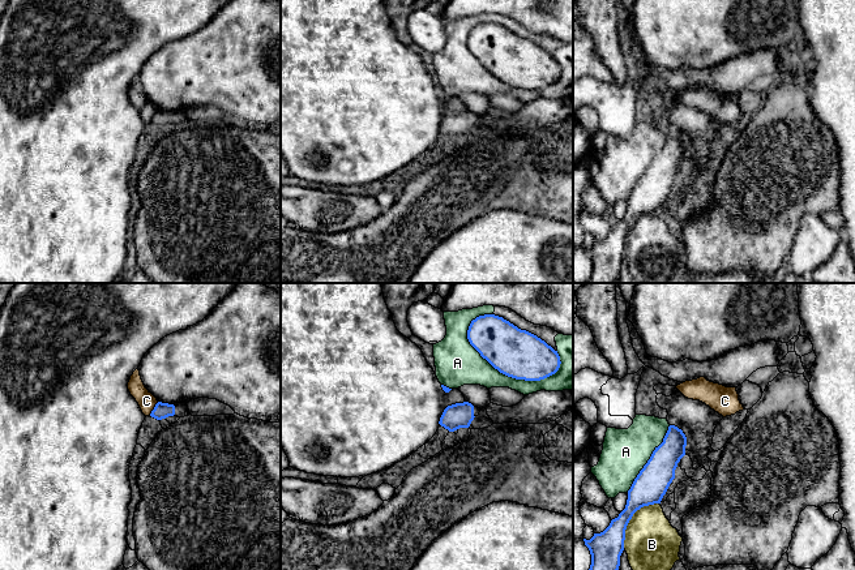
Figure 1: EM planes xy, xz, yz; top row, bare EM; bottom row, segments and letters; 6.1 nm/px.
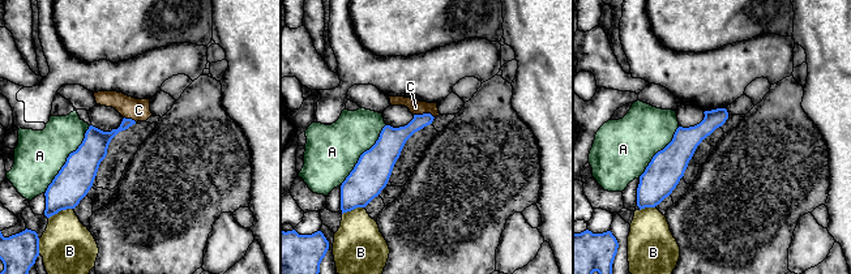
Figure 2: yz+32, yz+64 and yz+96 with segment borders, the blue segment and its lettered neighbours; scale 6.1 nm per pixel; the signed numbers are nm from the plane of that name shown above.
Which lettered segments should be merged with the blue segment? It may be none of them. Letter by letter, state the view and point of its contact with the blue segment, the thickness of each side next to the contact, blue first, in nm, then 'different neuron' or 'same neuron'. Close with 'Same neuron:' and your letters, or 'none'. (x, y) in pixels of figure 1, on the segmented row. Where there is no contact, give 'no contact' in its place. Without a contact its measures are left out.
A: contact xz (508, 376); calibres 300 and 200 nm; different neuron
B: contact yz (631, 518); calibres 200 and 320 nm; different neuron
C: contact xy (154, 408); calibres 100 and 110 nm; different neuron
Same neuron: none

